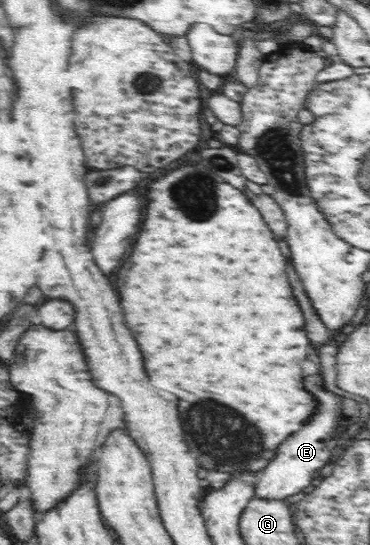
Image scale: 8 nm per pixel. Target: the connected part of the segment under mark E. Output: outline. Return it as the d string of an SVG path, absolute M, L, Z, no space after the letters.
M321 371L305 378L305 388L315 395L317 412L277 448L275 458L263 468L261 478L254 484L257 499L284 500L288 496L298 494L316 480L320 470L328 461L334 459L337 453L336 437L340 434L336 431L342 426L342 398L325 388Z

